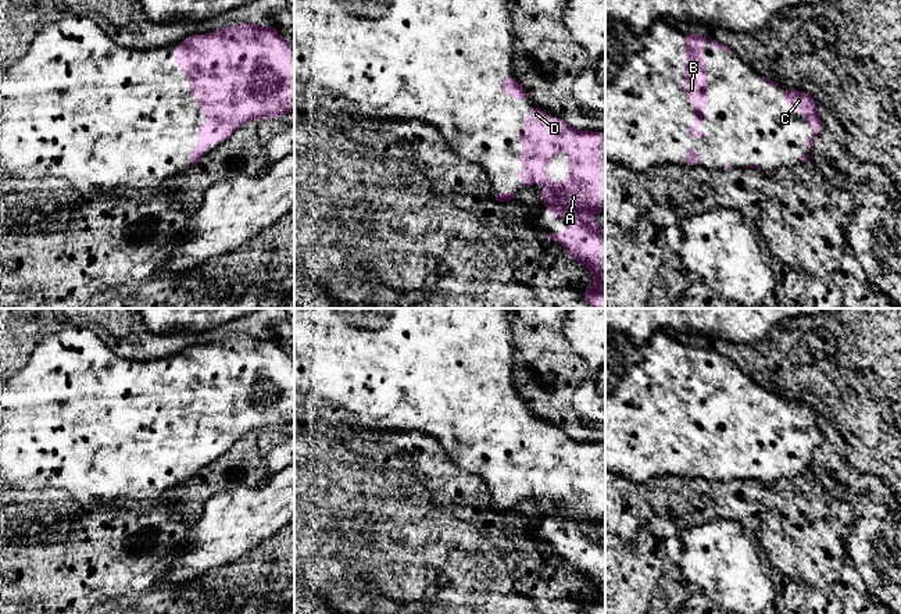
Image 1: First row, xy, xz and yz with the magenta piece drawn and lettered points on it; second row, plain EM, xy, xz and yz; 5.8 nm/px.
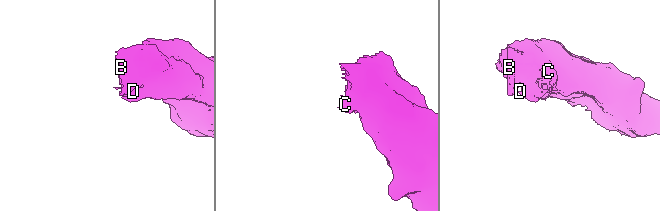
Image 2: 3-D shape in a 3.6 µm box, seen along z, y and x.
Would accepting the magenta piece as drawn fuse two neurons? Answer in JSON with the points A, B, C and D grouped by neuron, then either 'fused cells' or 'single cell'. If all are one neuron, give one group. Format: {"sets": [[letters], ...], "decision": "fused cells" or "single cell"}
{"sets": [["A", "B", "C", "D"]], "decision": "single cell"}

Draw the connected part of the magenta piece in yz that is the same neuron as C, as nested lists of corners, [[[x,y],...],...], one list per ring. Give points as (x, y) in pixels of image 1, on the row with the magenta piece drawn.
[[[786,88],[779,97],[790,106],[791,114],[800,110],[807,117],[807,124],[812,128],[812,136],[807,140],[807,147],[812,149],[814,139],[823,129],[823,122],[816,111],[816,100],[807,93],[795,90],[794,88]]]

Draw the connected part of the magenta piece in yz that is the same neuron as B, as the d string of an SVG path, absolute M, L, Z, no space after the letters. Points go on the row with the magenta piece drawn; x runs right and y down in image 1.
M684 33L684 96L696 106L696 114L690 117L696 122L690 126L690 138L702 138L697 126L704 126L701 117L707 113L707 57L701 50L707 46L708 38L704 33Z

